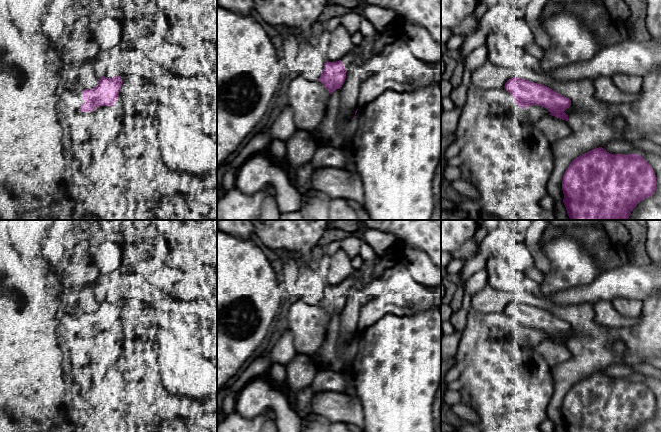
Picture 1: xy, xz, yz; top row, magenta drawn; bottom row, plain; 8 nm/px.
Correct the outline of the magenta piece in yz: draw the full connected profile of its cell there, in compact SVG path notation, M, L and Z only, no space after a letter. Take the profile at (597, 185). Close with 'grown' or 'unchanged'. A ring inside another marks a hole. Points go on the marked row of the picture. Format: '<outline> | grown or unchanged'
M602 147L575 158L563 175L563 203L570 220L624 220L637 204L656 190L656 175L651 165L639 154L611 154Z | unchanged

